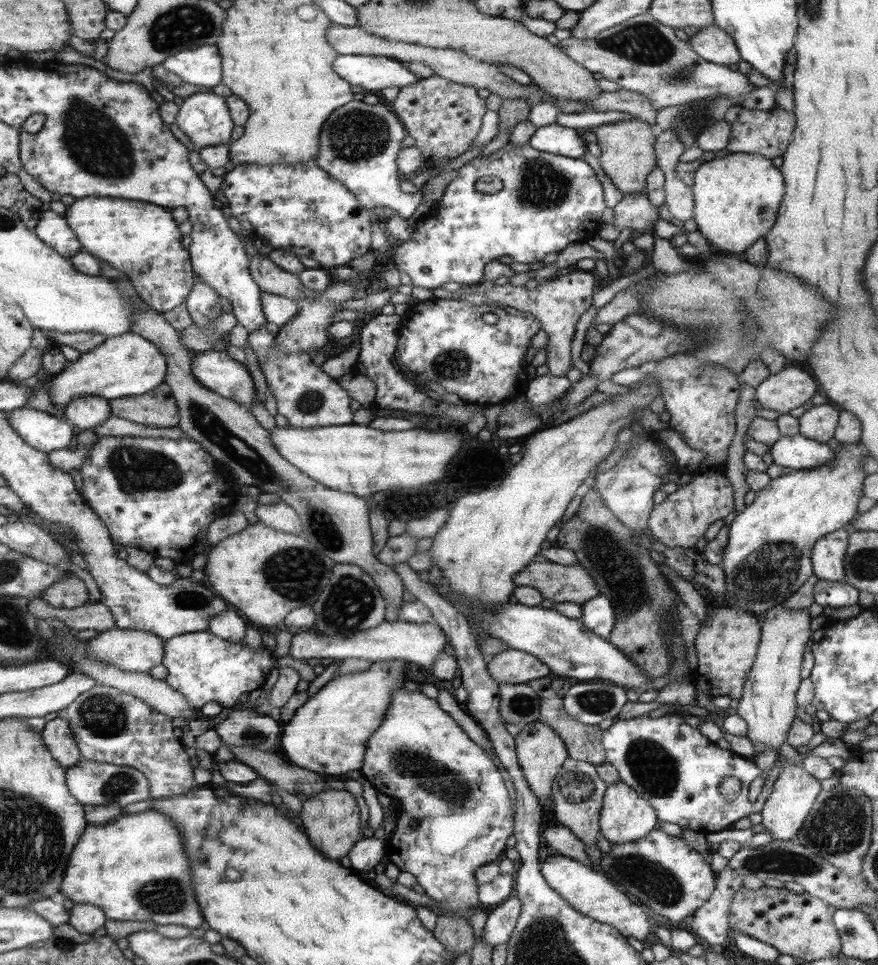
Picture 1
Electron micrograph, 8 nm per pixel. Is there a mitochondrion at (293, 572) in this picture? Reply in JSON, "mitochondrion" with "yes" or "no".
{"mitochondrion":"yes"}

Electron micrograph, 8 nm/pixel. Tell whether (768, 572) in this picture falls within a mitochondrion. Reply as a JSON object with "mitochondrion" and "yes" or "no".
{"mitochondrion":"yes"}

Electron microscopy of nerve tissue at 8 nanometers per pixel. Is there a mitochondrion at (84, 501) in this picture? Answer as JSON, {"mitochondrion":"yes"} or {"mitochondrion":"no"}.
{"mitochondrion":"no"}

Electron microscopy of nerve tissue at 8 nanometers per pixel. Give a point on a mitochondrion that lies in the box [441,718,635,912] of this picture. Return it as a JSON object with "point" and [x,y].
{"point":[581,785]}

